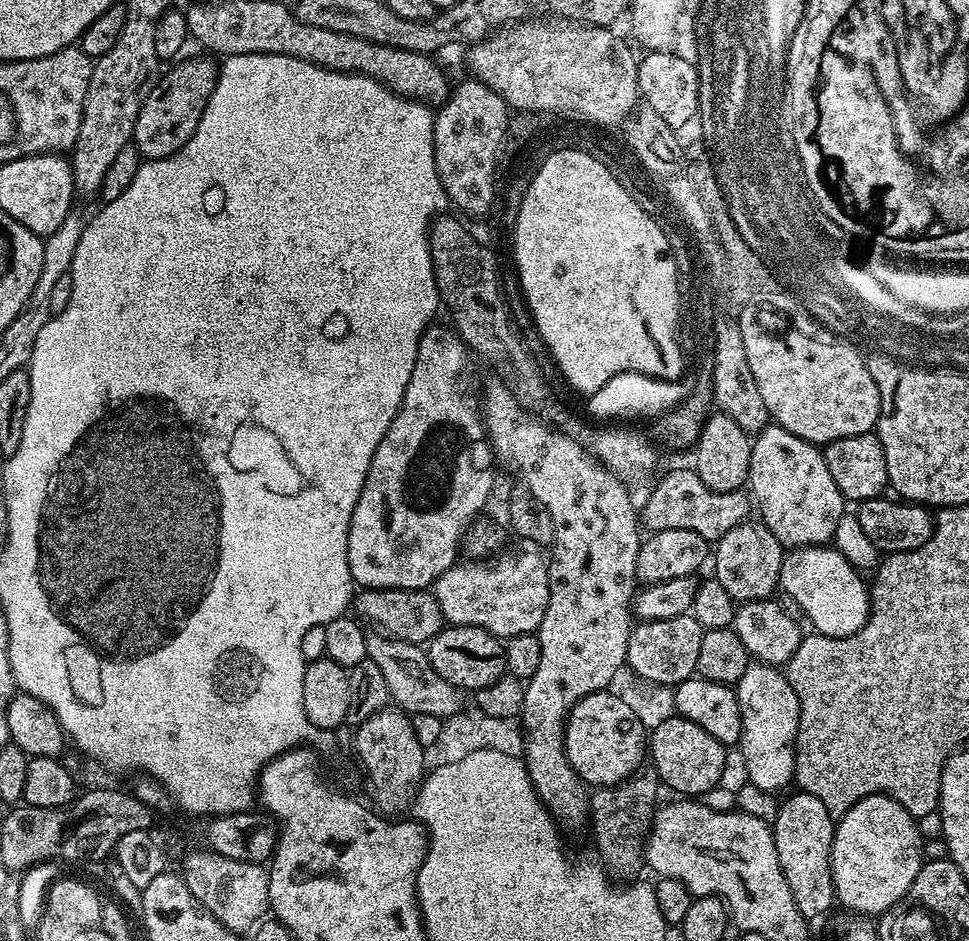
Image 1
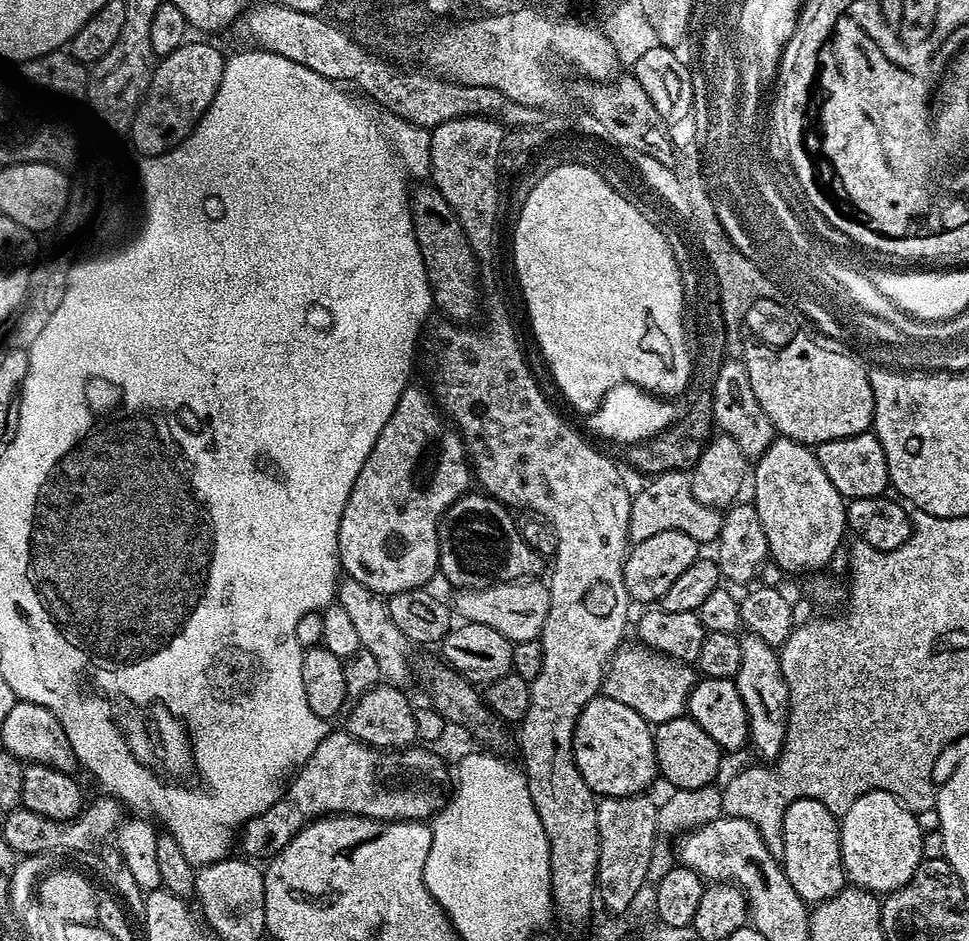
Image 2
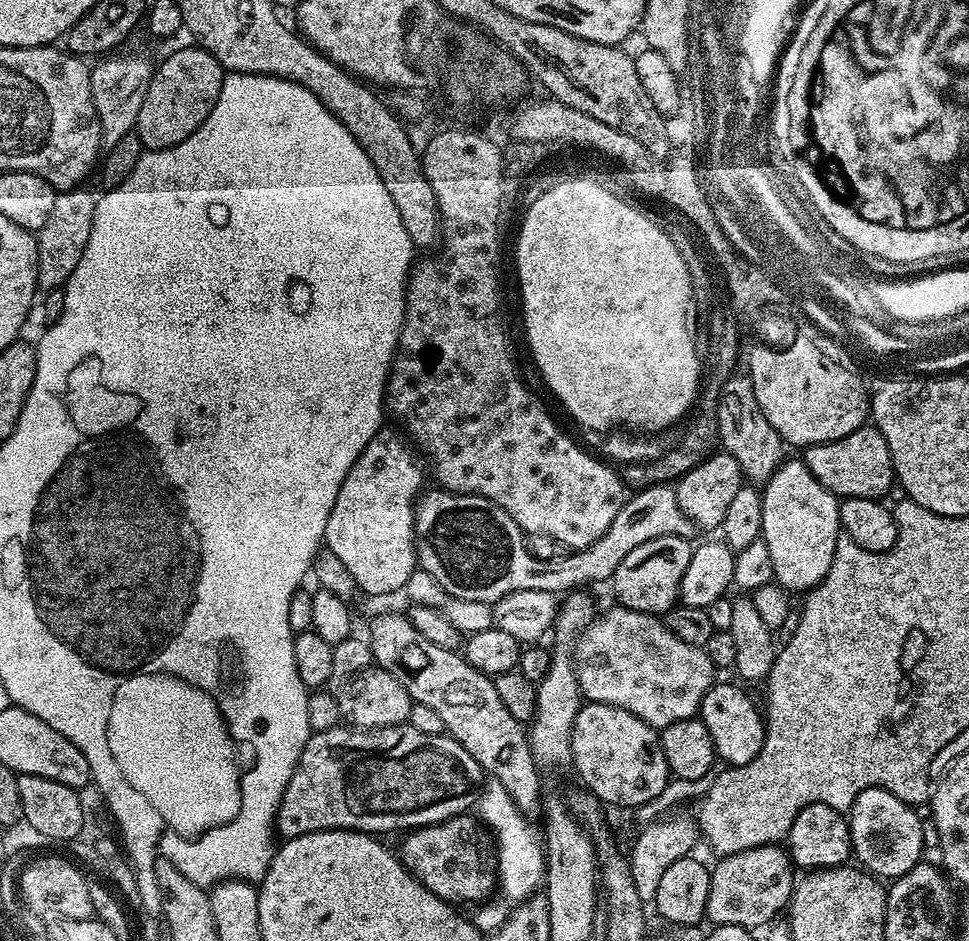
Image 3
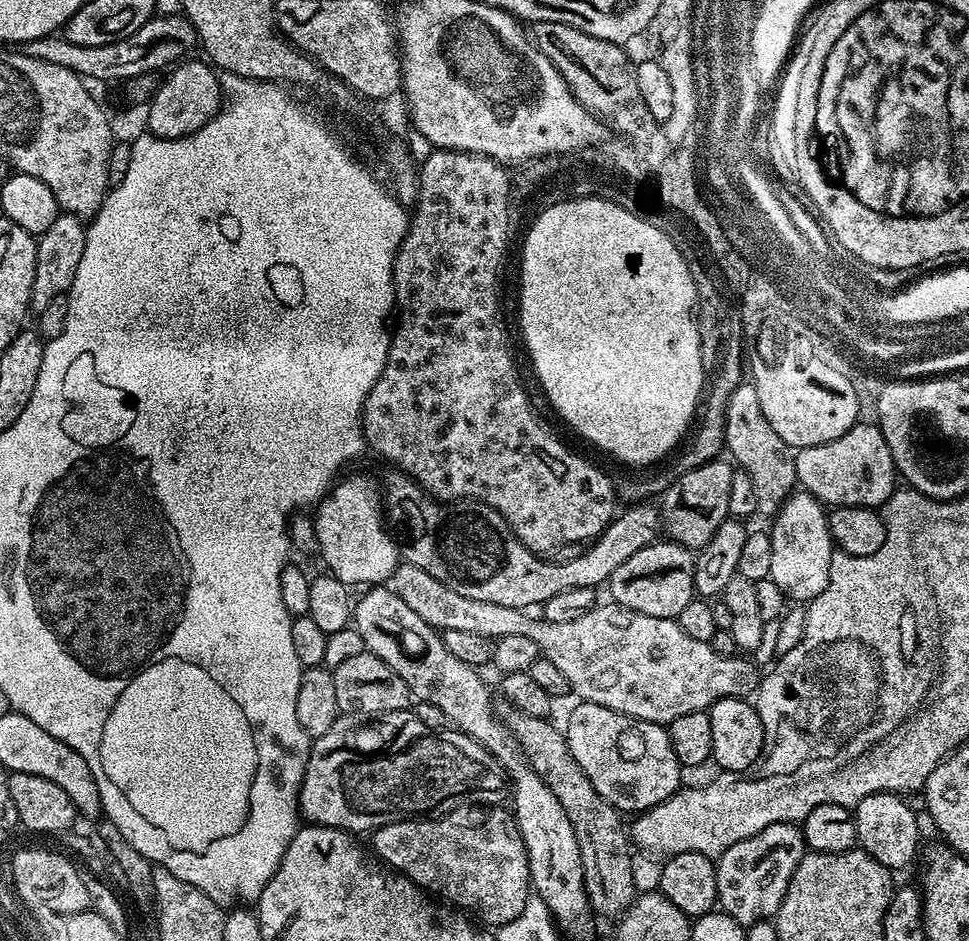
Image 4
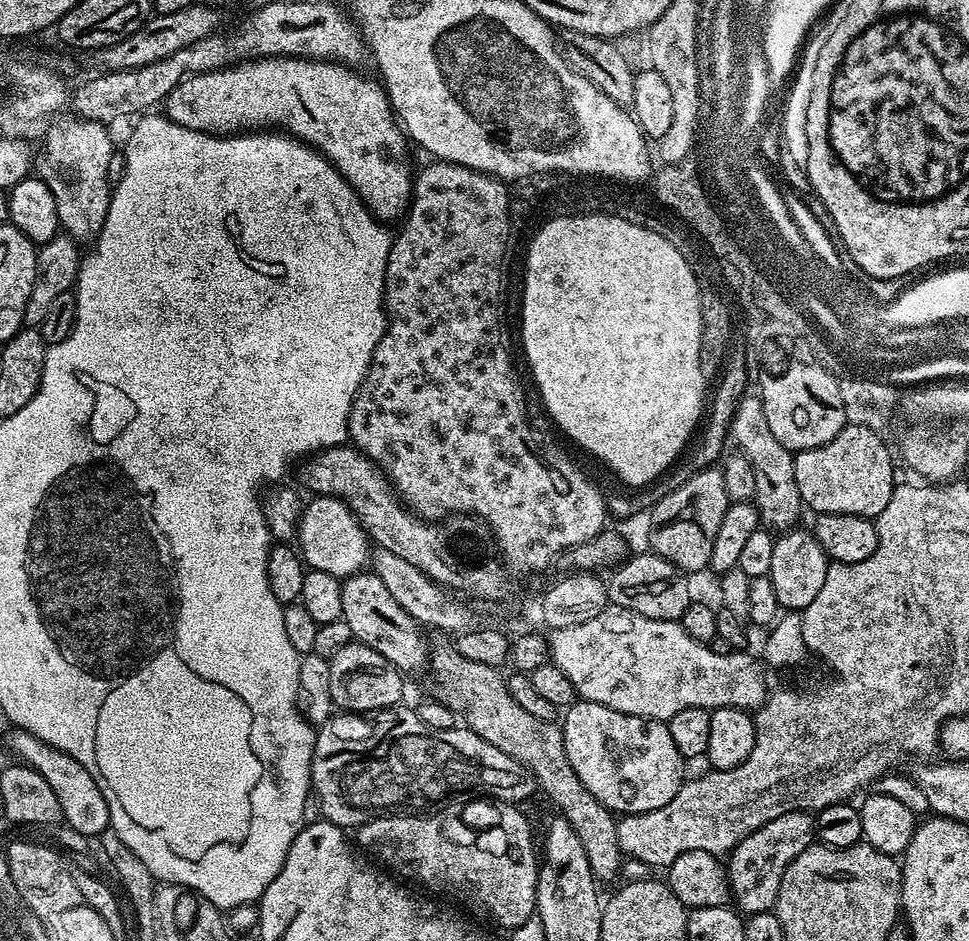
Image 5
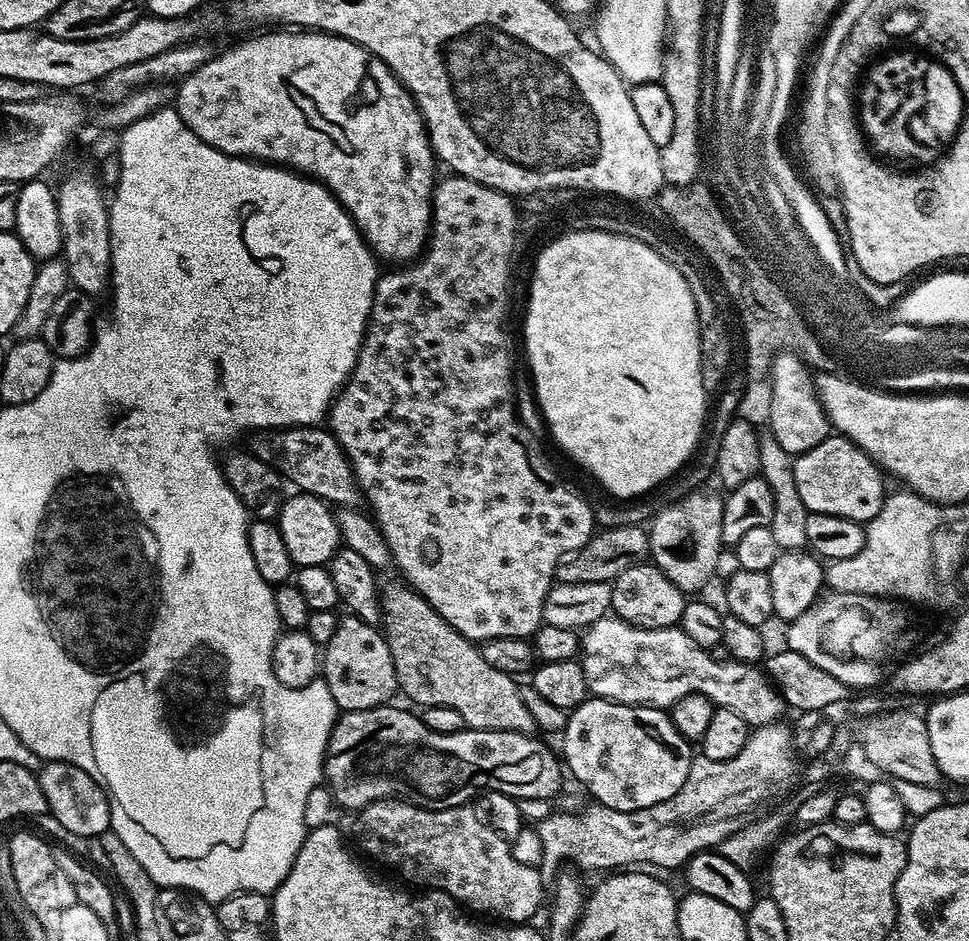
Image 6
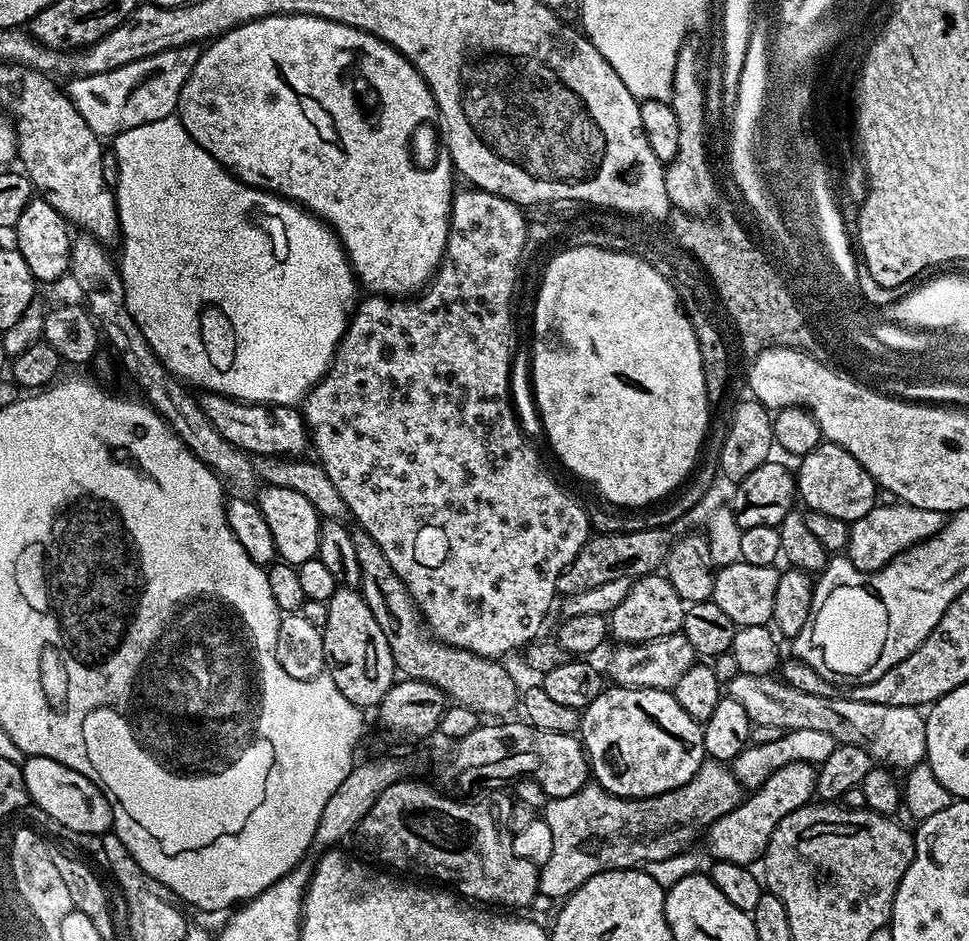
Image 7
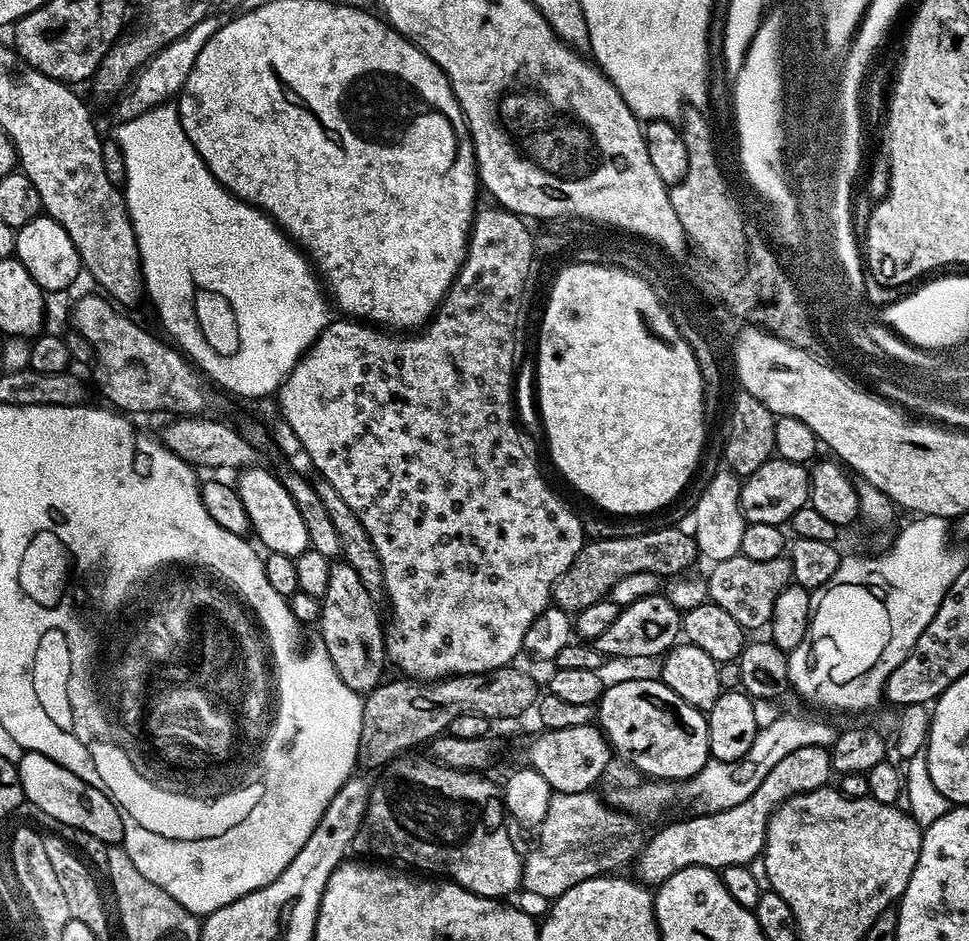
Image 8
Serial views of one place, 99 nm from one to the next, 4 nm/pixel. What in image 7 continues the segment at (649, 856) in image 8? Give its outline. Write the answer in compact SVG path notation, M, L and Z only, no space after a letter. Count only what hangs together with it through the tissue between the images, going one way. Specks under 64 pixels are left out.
M795 760L770 773L759 788L749 791L741 799L737 808L730 810L730 814L722 814L722 818L718 818L707 828L708 852L712 858L735 864L755 865L755 860L757 863L768 849L778 822L782 822L786 814L794 814L794 810L813 803L817 771L817 765L806 760Z

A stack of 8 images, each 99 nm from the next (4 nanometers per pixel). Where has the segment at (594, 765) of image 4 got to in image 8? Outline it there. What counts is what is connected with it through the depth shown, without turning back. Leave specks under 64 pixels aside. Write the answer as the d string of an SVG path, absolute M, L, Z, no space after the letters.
M659 678L609 683L598 701L598 727L604 731L613 753L633 764L644 778L687 782L710 759L707 715L690 702L682 702Z

